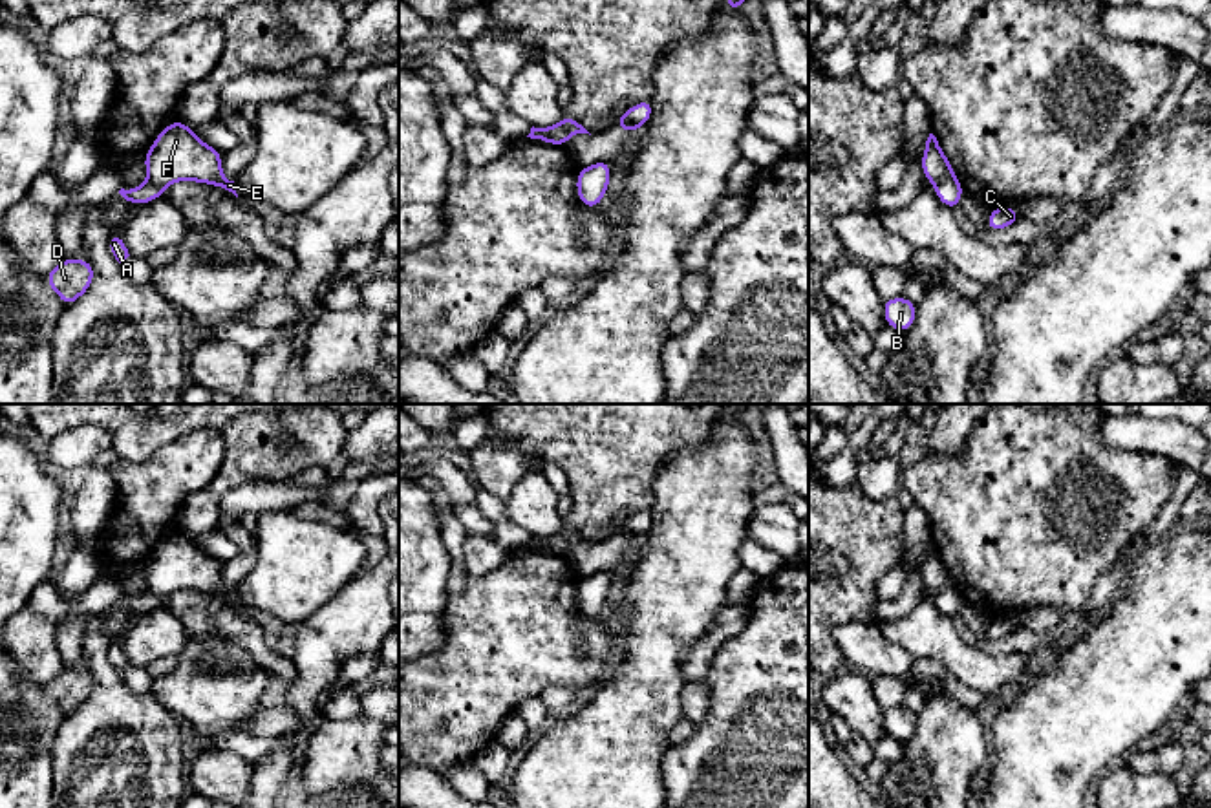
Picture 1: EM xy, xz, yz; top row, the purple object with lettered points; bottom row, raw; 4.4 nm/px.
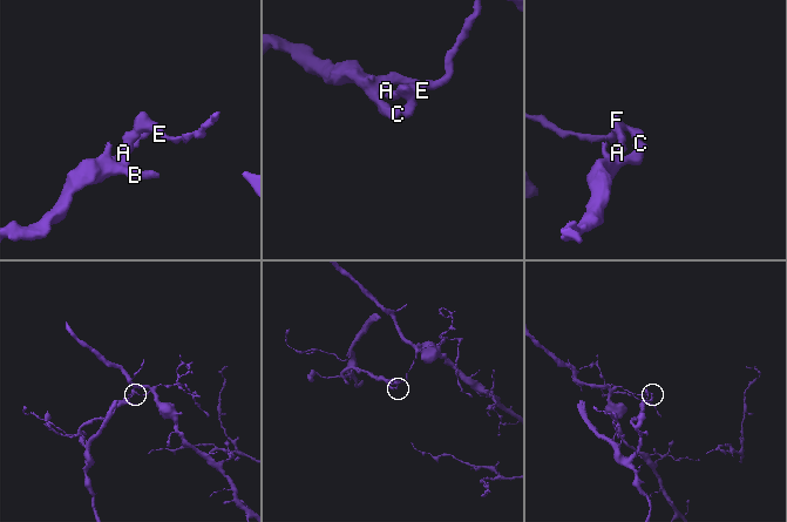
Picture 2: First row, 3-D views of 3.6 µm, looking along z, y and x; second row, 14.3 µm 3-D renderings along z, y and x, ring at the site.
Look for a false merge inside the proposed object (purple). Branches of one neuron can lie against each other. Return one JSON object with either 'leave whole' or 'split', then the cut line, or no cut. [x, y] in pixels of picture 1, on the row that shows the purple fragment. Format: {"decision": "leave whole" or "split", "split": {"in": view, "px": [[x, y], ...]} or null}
{"decision": "split", "split": {"in": "yz", "px": [[953, 174], [935, 185]]}}

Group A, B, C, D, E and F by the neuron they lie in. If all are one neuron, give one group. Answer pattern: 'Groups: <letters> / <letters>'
Groups: A B C D / E F

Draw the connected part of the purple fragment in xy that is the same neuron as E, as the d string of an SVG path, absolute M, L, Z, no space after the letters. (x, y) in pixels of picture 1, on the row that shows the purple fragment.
M179 119L170 122L145 155L148 181L166 188L176 181L198 181L232 192L236 185L221 172L221 152L199 141Z

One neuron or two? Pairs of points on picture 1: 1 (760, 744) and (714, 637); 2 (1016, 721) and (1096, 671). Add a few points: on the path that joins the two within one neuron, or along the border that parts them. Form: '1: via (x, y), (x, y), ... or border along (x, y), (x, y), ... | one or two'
1: border along (749, 618), (719, 648), (701, 679) | two
2: via (1036, 721), (1047, 721), (1076, 691) | one

